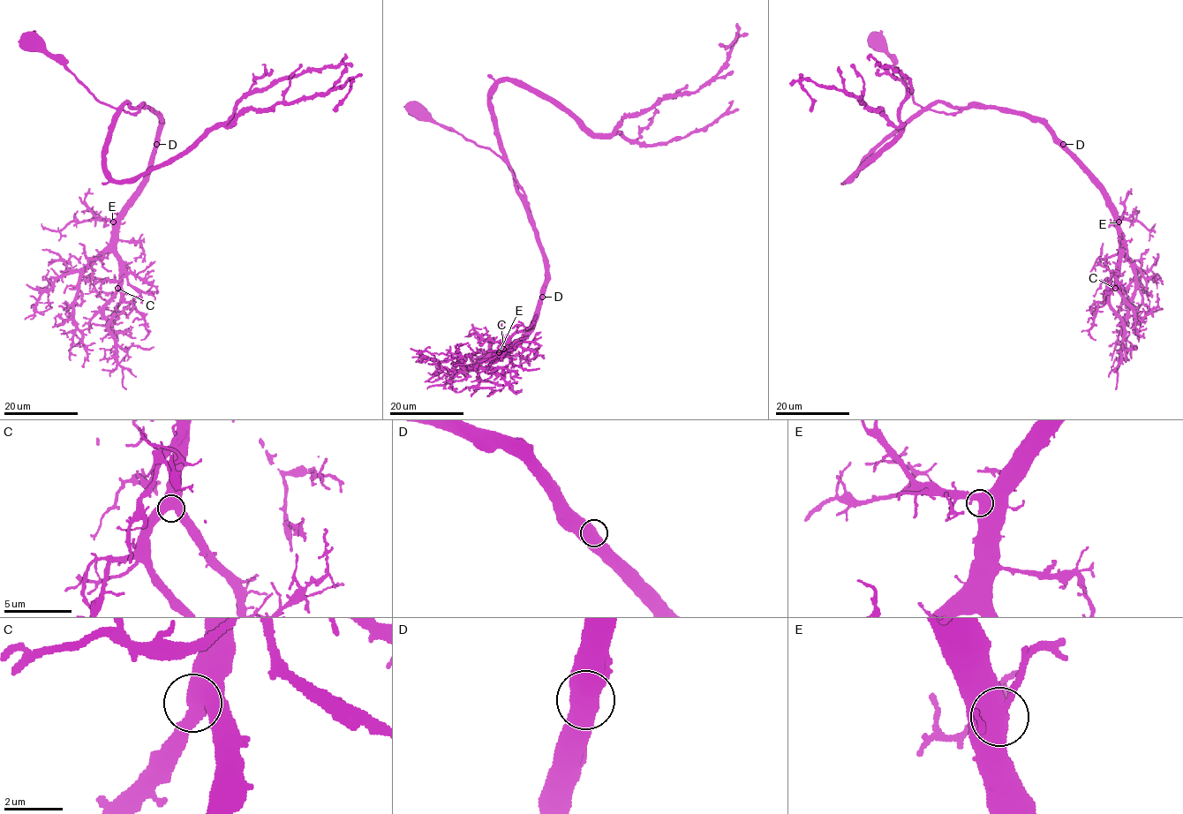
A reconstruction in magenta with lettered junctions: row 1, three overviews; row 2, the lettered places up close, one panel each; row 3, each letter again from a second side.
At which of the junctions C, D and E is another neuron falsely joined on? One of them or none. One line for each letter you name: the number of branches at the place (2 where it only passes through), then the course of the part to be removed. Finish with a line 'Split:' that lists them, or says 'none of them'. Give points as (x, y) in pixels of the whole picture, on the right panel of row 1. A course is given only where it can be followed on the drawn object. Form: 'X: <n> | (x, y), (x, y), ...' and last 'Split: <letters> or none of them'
Split: none of them

